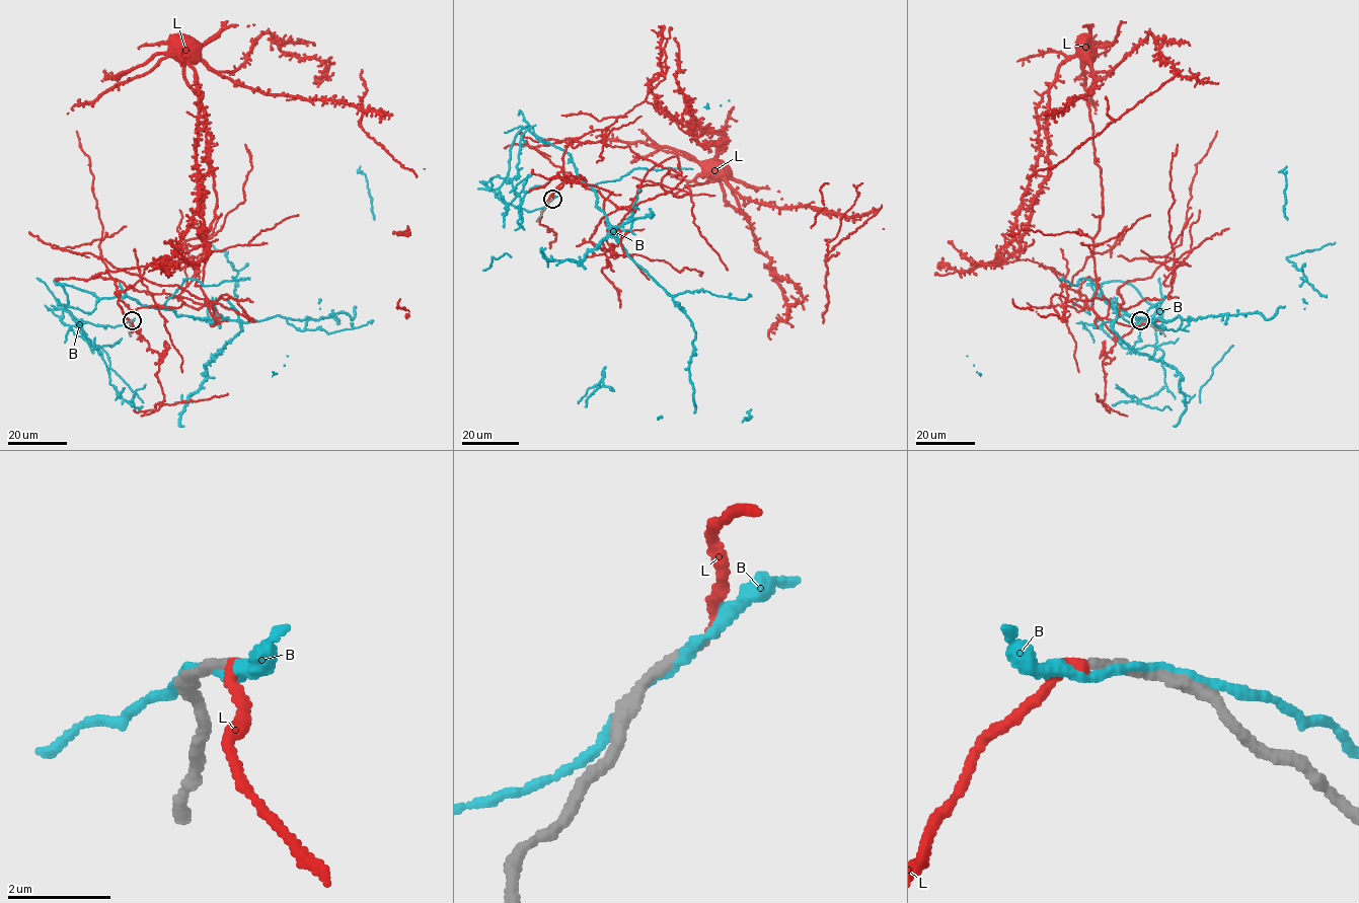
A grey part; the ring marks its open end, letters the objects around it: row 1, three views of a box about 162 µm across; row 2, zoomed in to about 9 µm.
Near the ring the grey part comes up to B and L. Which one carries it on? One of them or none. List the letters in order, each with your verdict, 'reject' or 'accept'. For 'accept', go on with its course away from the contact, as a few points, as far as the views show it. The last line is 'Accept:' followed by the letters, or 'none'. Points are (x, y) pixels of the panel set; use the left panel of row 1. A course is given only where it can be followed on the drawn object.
B: reject
L: reject
Accept: none

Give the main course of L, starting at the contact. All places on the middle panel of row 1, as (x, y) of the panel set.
L: (552, 200), (564, 175), (565, 147), (610, 126), (650, 91), (698, 141), (727, 142), (716, 151), (723, 170)

